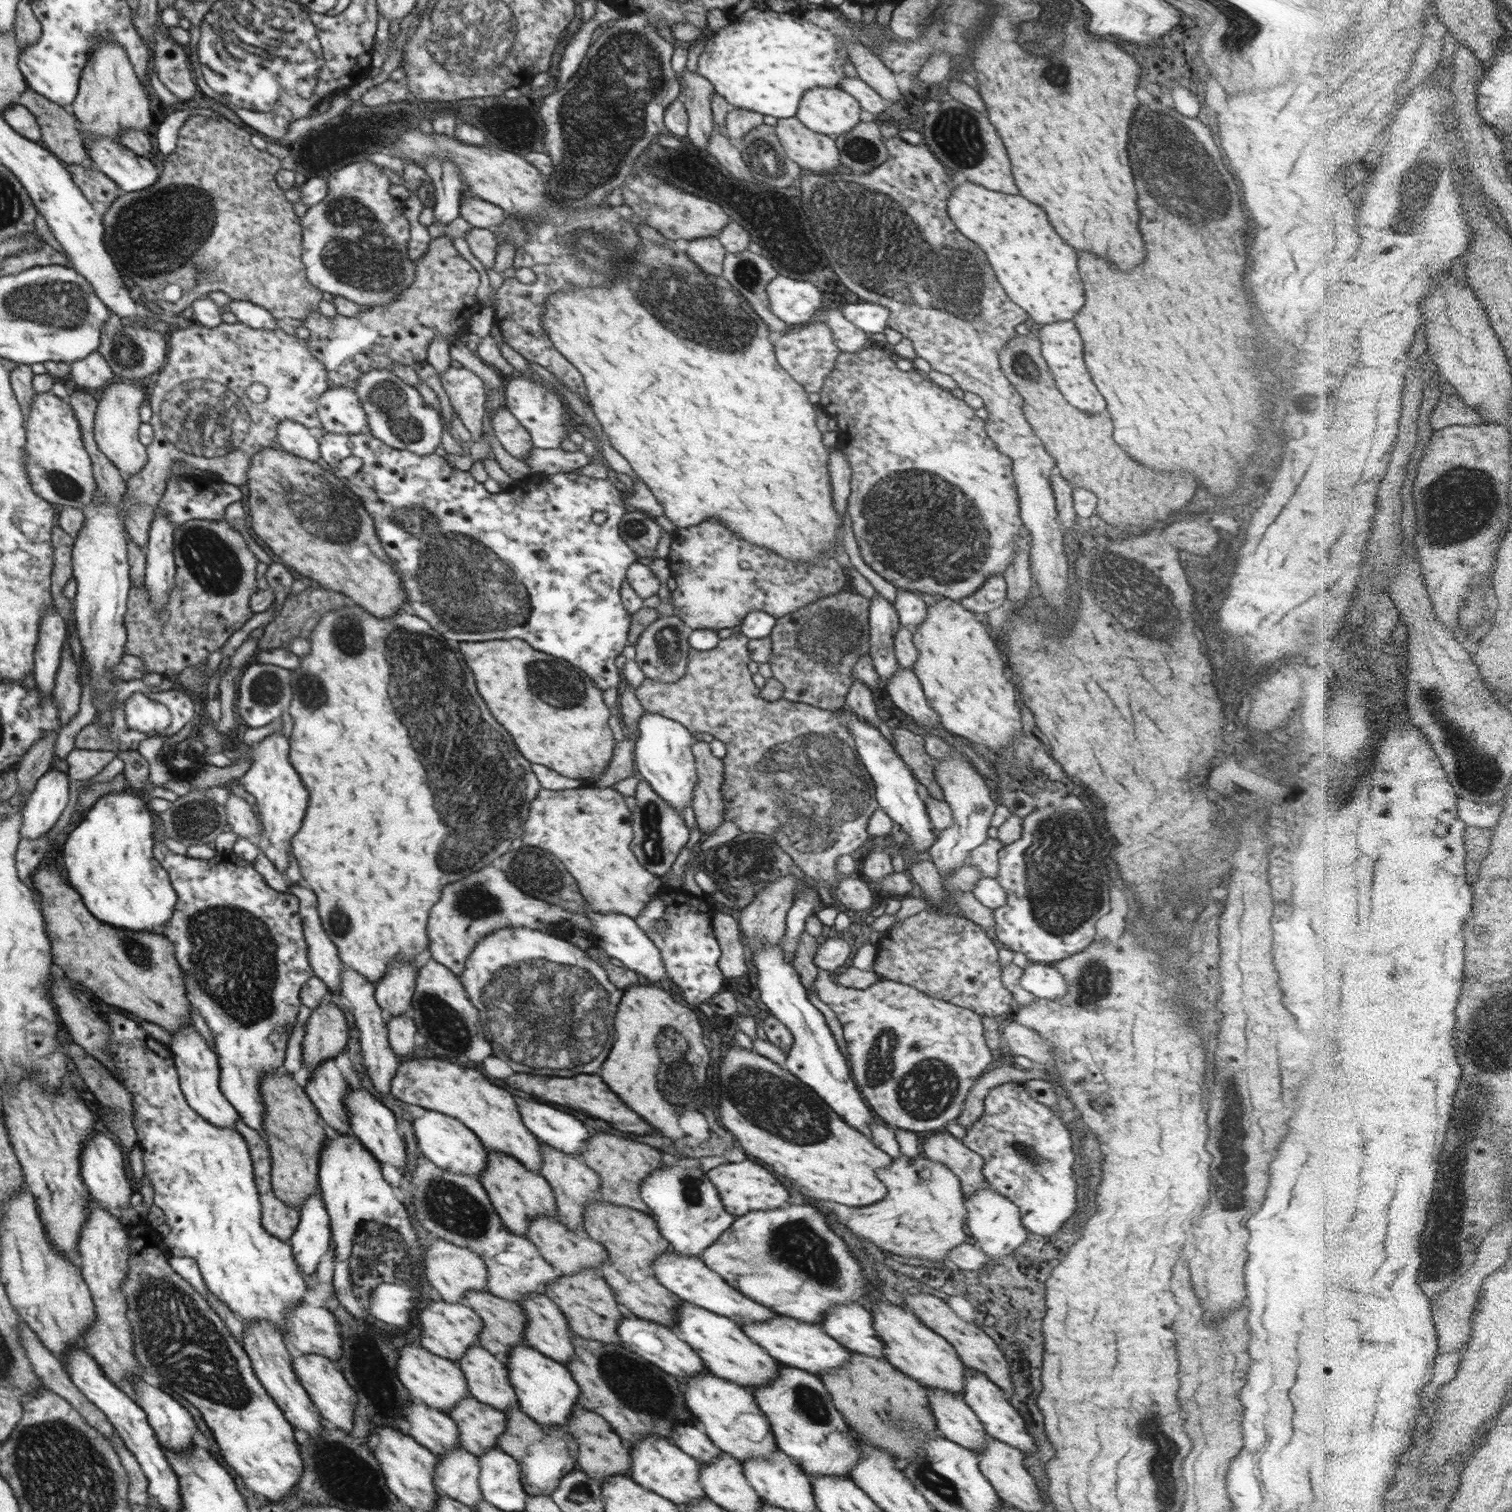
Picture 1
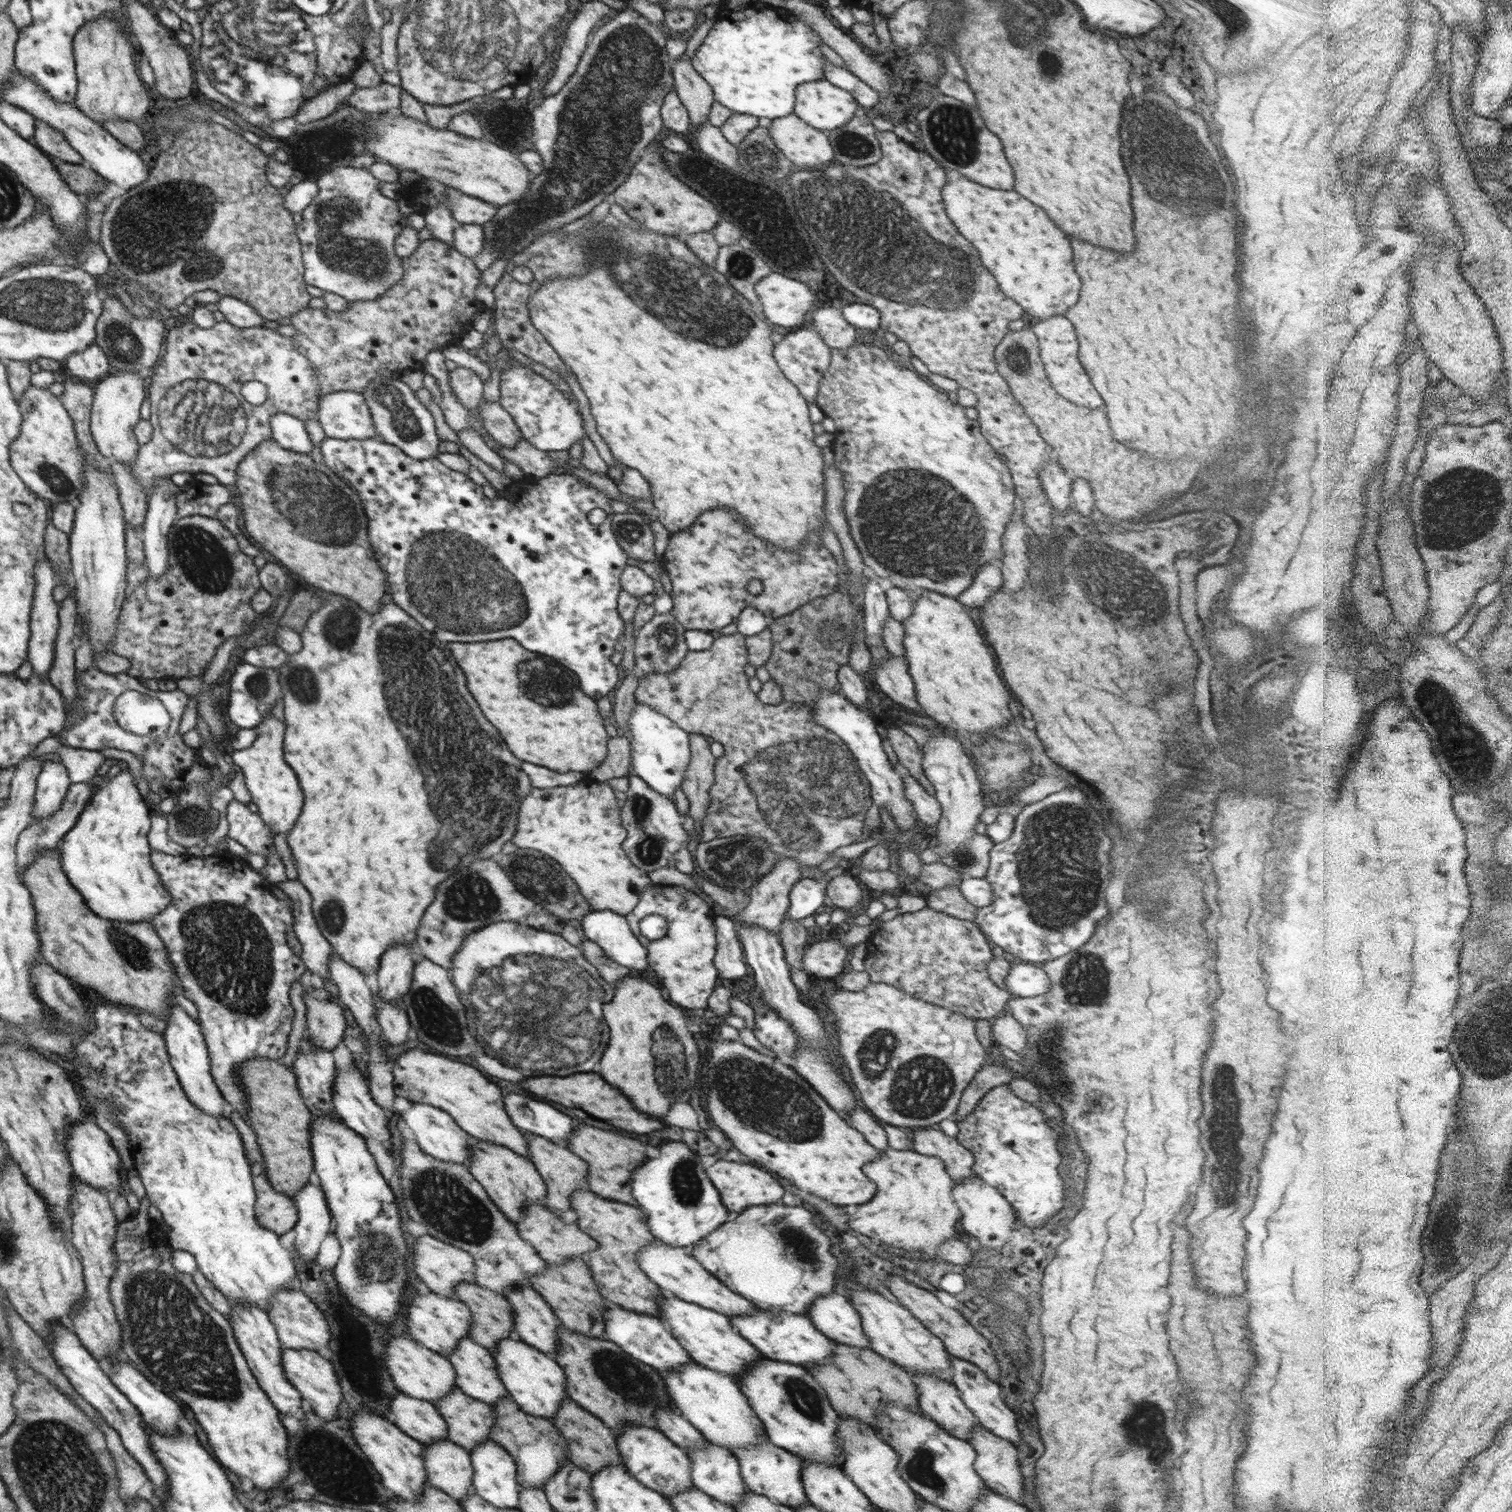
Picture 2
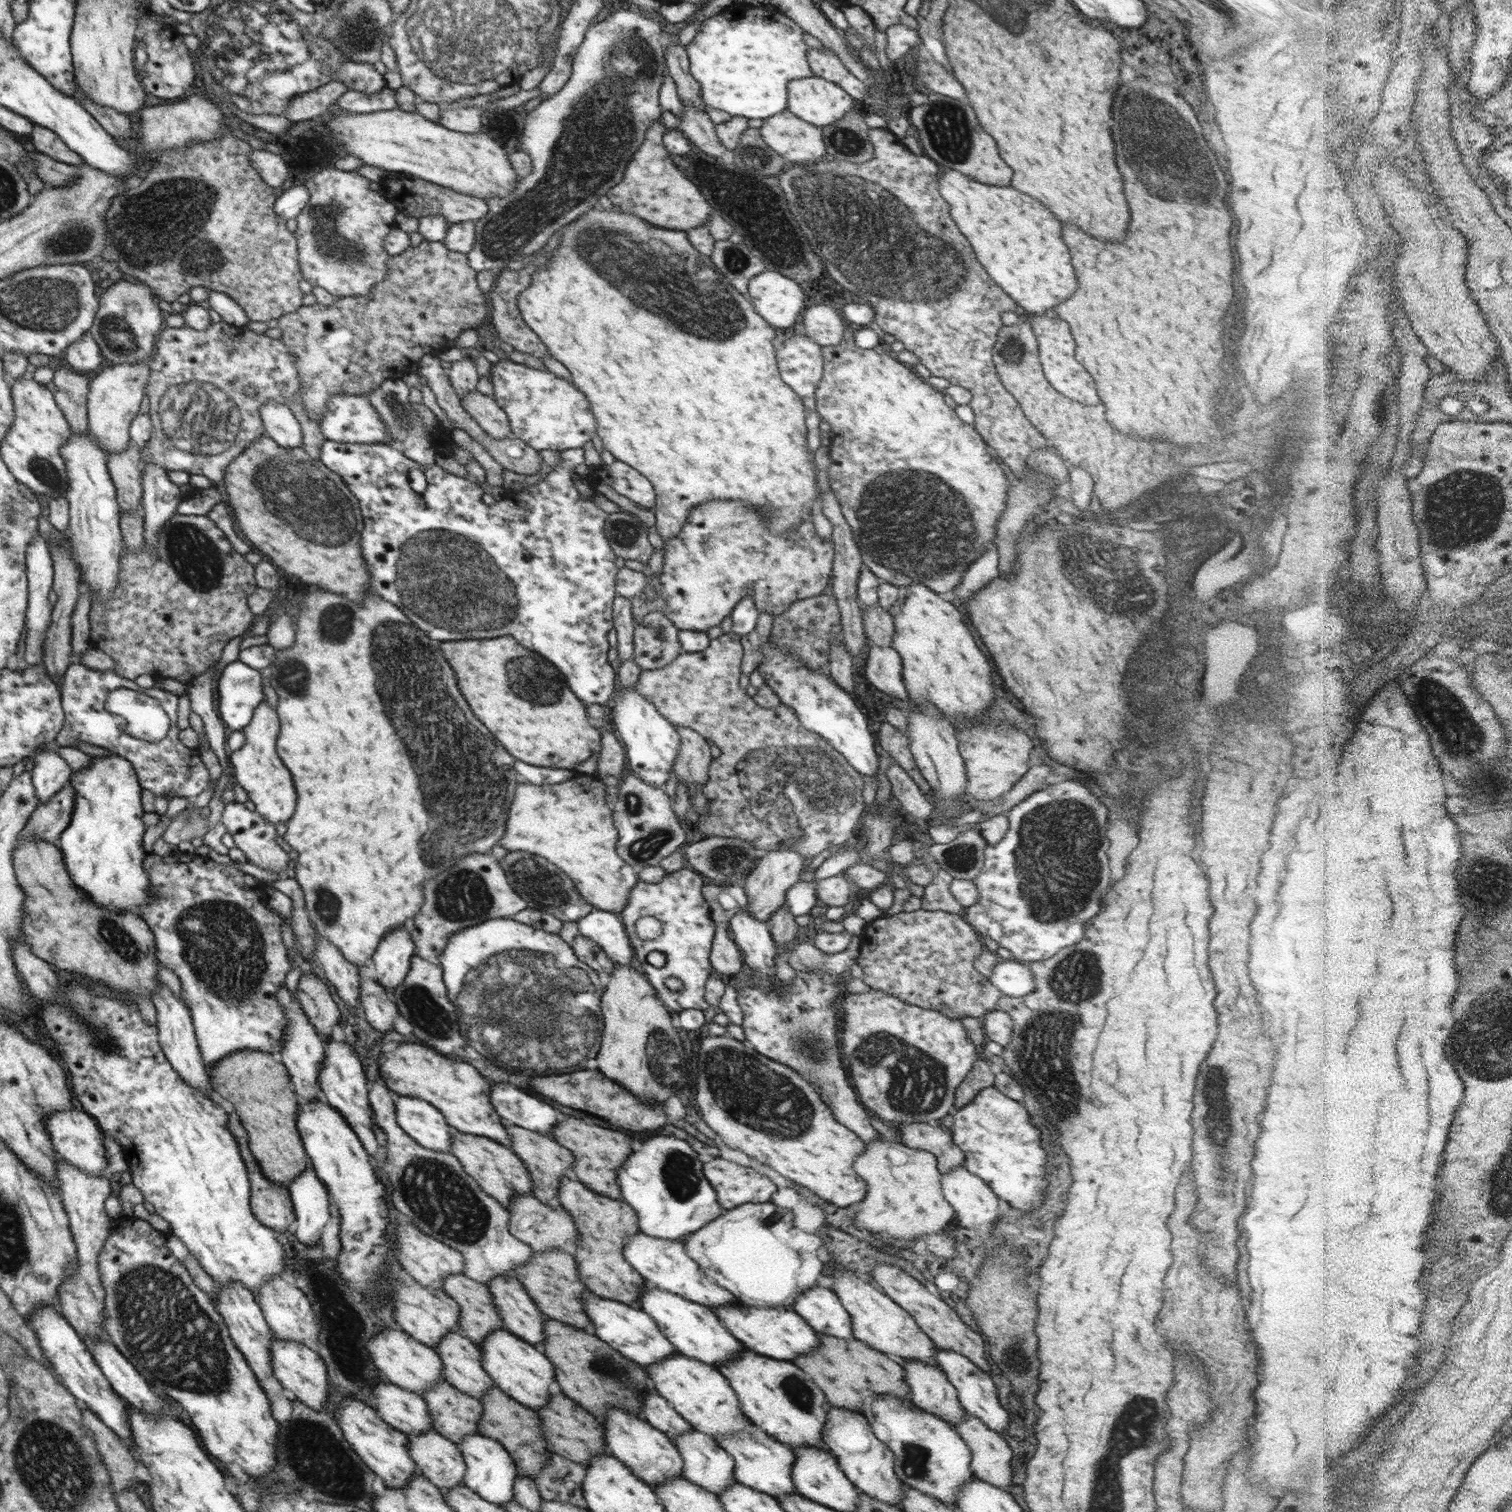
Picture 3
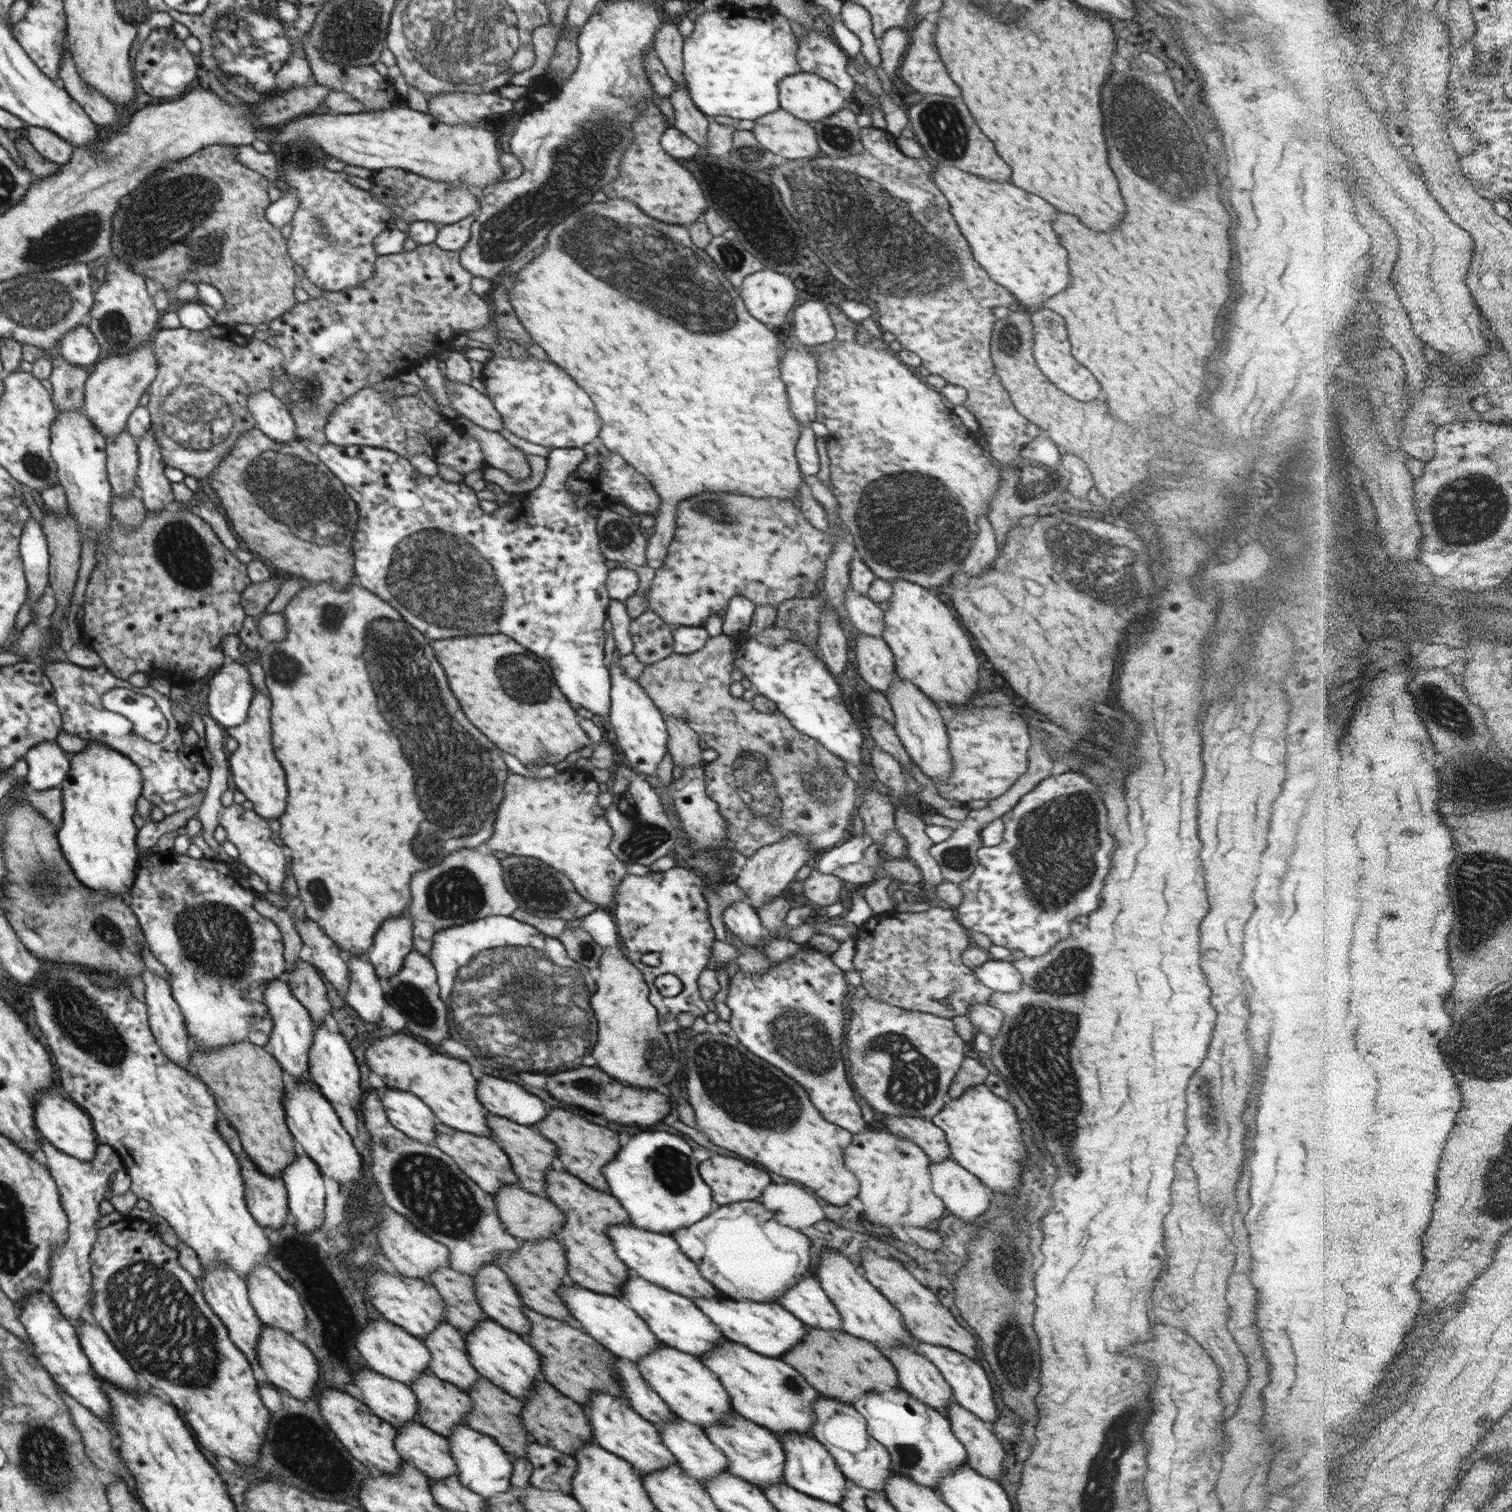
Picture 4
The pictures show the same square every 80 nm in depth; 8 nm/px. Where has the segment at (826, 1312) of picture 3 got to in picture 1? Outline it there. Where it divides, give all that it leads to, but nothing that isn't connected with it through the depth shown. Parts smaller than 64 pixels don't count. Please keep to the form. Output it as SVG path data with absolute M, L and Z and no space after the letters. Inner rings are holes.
M858 1303L837 1304L821 1320L821 1327L840 1345L864 1356L886 1359L884 1345L873 1329L872 1315Z

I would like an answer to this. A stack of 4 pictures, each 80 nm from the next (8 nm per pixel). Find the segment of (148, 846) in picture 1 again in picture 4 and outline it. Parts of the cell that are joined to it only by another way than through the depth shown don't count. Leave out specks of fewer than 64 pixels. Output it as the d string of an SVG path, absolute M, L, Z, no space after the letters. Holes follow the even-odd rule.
M96 740L88 741L88 746L82 752L74 753L74 758L69 762L70 772L62 781L61 788L62 805L64 805L62 824L57 830L66 861L82 884L98 891L101 895L120 895L127 902L131 896L131 888L137 879L139 860L142 858L137 854L138 829L132 819L137 811L137 800L143 792L140 770L126 756Z

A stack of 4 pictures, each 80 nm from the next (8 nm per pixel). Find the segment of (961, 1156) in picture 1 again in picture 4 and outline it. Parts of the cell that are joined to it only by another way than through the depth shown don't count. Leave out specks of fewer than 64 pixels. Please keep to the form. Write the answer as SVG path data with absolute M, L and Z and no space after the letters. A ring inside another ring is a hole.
M878 1116L878 1124L903 1139L917 1144L934 1162L952 1159L945 1132L931 1120L917 1116Z

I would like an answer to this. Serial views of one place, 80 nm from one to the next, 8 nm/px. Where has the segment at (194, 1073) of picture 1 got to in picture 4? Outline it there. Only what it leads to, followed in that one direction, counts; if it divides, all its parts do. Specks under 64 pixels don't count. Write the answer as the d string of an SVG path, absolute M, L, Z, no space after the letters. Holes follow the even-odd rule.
M144 969L141 972L144 981L144 1000L147 1007L147 1017L150 1028L156 1037L160 1048L166 1053L169 1060L173 1060L183 1069L194 1072L194 1066L191 1064L191 1052L188 1048L188 1039L190 1034L185 1026L185 1018L182 1016L181 1010L174 1001L174 997L170 992L169 982L162 977L156 975L154 971Z

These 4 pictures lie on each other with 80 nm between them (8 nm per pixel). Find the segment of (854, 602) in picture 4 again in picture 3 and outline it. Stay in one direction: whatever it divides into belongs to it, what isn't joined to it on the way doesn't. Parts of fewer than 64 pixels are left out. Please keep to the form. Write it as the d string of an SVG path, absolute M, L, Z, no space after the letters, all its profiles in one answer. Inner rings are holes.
M857 600L861 609L861 617L867 640L871 640L874 645L883 647L892 647L892 637L895 633L893 616L888 610L883 609L880 605L866 607L861 600Z

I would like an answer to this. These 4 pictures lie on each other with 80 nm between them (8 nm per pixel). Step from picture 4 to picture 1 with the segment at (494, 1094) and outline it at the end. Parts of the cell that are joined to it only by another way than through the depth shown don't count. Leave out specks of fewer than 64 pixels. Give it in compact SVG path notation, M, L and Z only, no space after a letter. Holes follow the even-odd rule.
M517 1097L515 1103L521 1114L522 1124L540 1142L581 1158L581 1150L591 1135L590 1128L582 1121L539 1100Z

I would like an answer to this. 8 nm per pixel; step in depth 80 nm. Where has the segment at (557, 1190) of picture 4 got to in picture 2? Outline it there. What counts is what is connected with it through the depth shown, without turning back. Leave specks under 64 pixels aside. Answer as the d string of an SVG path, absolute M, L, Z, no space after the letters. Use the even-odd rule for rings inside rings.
M588 1188L574 1191L569 1199L578 1218L579 1230L598 1244L594 1252L588 1252L582 1259L587 1263L592 1279L600 1287L600 1294L612 1305L661 1318L657 1302L666 1292L646 1277L646 1273L638 1267L638 1252L644 1246L657 1241L656 1237L648 1231L648 1223L646 1223L648 1217L643 1210L630 1204L606 1200Z

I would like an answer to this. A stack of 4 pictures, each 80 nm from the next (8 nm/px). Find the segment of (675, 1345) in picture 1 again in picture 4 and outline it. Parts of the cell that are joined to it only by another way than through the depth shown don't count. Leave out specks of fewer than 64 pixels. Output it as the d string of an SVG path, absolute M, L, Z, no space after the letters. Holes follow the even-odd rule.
M575 1284L564 1287L557 1293L565 1302L569 1313L575 1318L576 1325L616 1357L636 1363L643 1356L664 1346L647 1327L646 1321L618 1297L597 1293Z

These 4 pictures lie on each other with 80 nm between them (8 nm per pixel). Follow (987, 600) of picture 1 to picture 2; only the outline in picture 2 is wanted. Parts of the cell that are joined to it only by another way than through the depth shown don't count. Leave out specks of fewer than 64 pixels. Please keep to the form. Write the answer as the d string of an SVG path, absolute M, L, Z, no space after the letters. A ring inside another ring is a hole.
M988 562L976 572L972 584L957 596L957 600L975 611L985 605L1000 586L1002 586L1002 576L998 566L994 562Z

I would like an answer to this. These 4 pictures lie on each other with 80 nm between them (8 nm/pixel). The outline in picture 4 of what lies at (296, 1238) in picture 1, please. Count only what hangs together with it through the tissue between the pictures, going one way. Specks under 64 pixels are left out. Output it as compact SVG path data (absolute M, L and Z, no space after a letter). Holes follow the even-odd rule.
M296 1155L280 1177L284 1181L288 1207L298 1230L302 1234L320 1230L326 1218L327 1193L319 1166L308 1155Z

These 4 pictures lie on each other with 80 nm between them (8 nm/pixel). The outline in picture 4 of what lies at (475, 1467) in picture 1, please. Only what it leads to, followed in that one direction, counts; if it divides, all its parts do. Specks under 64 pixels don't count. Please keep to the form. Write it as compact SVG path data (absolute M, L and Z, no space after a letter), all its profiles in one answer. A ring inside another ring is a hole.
M416 1421L395 1429L395 1449L406 1463L420 1469L430 1481L457 1476L456 1463L445 1437Z

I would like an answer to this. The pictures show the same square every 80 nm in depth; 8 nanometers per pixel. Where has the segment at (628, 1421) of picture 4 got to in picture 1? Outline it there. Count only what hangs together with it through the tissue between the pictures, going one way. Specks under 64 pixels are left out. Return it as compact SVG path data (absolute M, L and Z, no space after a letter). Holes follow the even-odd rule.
M644 1435L635 1443L626 1444L631 1456L630 1477L644 1489L650 1490L671 1500L679 1506L706 1499L706 1493L700 1485L700 1462L686 1454L678 1445L660 1435Z

